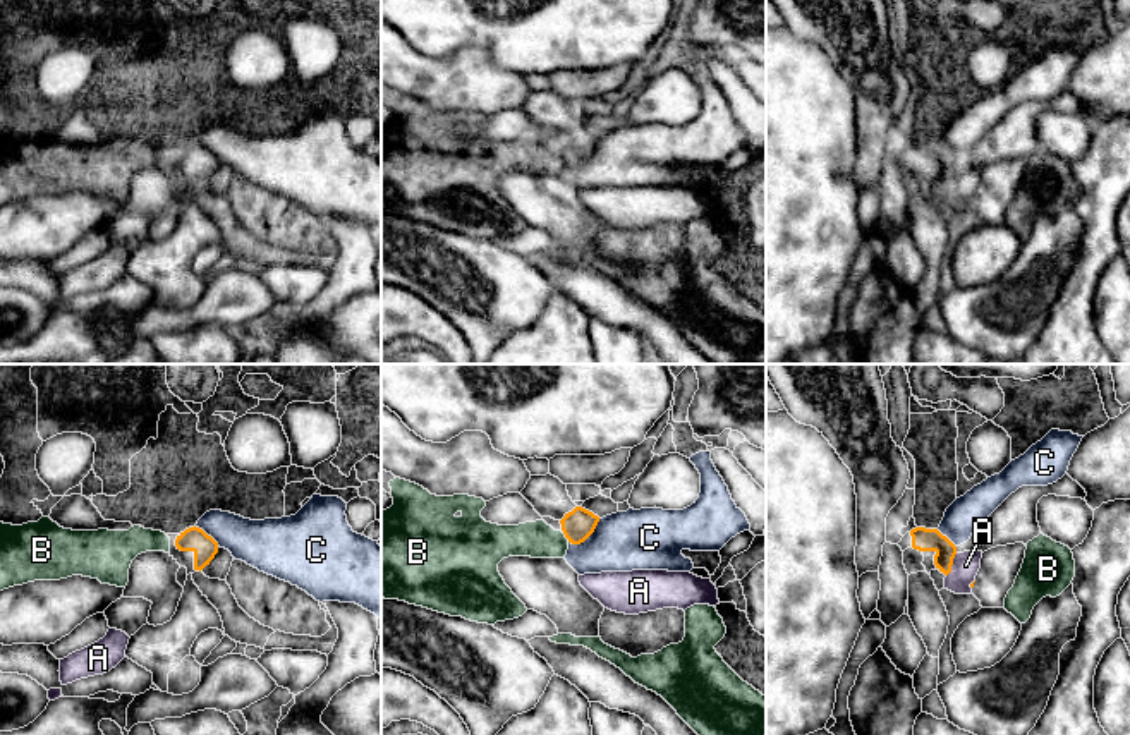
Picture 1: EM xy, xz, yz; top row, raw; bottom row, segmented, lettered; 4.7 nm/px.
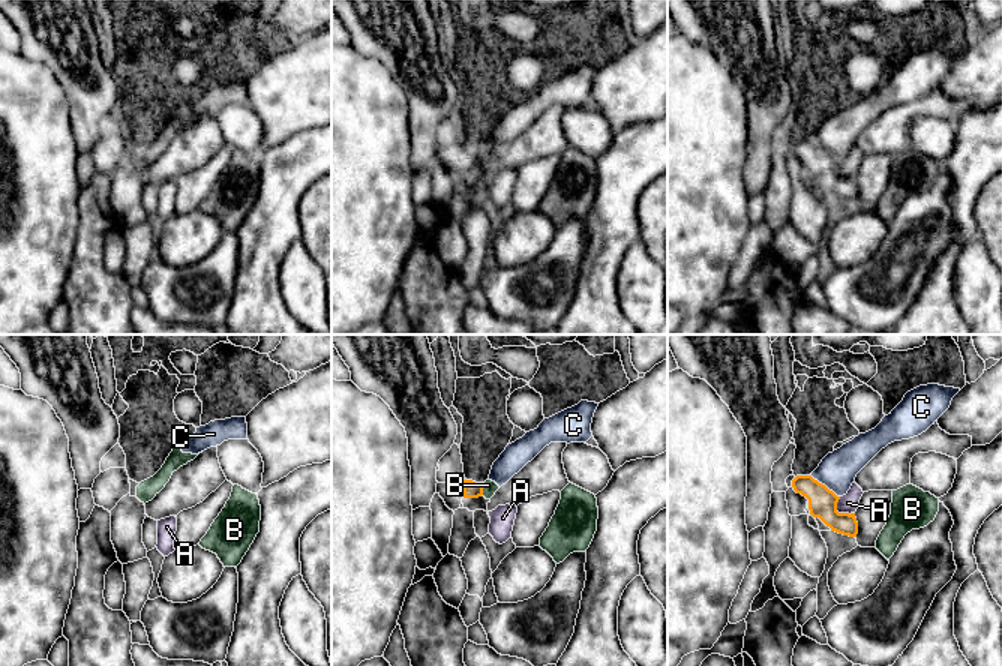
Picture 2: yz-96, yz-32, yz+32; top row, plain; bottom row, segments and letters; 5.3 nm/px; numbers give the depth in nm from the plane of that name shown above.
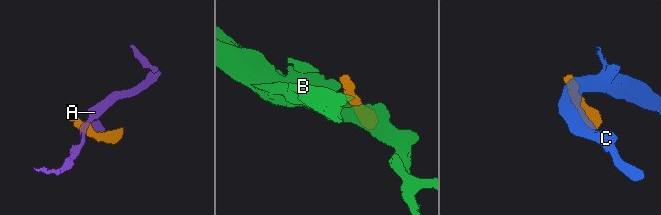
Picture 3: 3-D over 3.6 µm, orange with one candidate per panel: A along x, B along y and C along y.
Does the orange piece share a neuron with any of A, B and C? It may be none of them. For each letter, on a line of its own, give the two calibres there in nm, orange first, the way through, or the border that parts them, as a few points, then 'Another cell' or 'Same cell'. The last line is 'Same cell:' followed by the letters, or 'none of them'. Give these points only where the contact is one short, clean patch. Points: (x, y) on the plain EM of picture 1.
A: Thickness 110 nm (orange) against 130 nm. Boundary: yz (957, 169), (947, 191). Another cell
B: Thickness 150 nm (orange) against 170 nm. Another cell
C: Thickness 150 nm (orange) against 280 nm. Boundary: xz (600, 134), (583, 157), (569, 158). Another cell
Same cell: none of them

